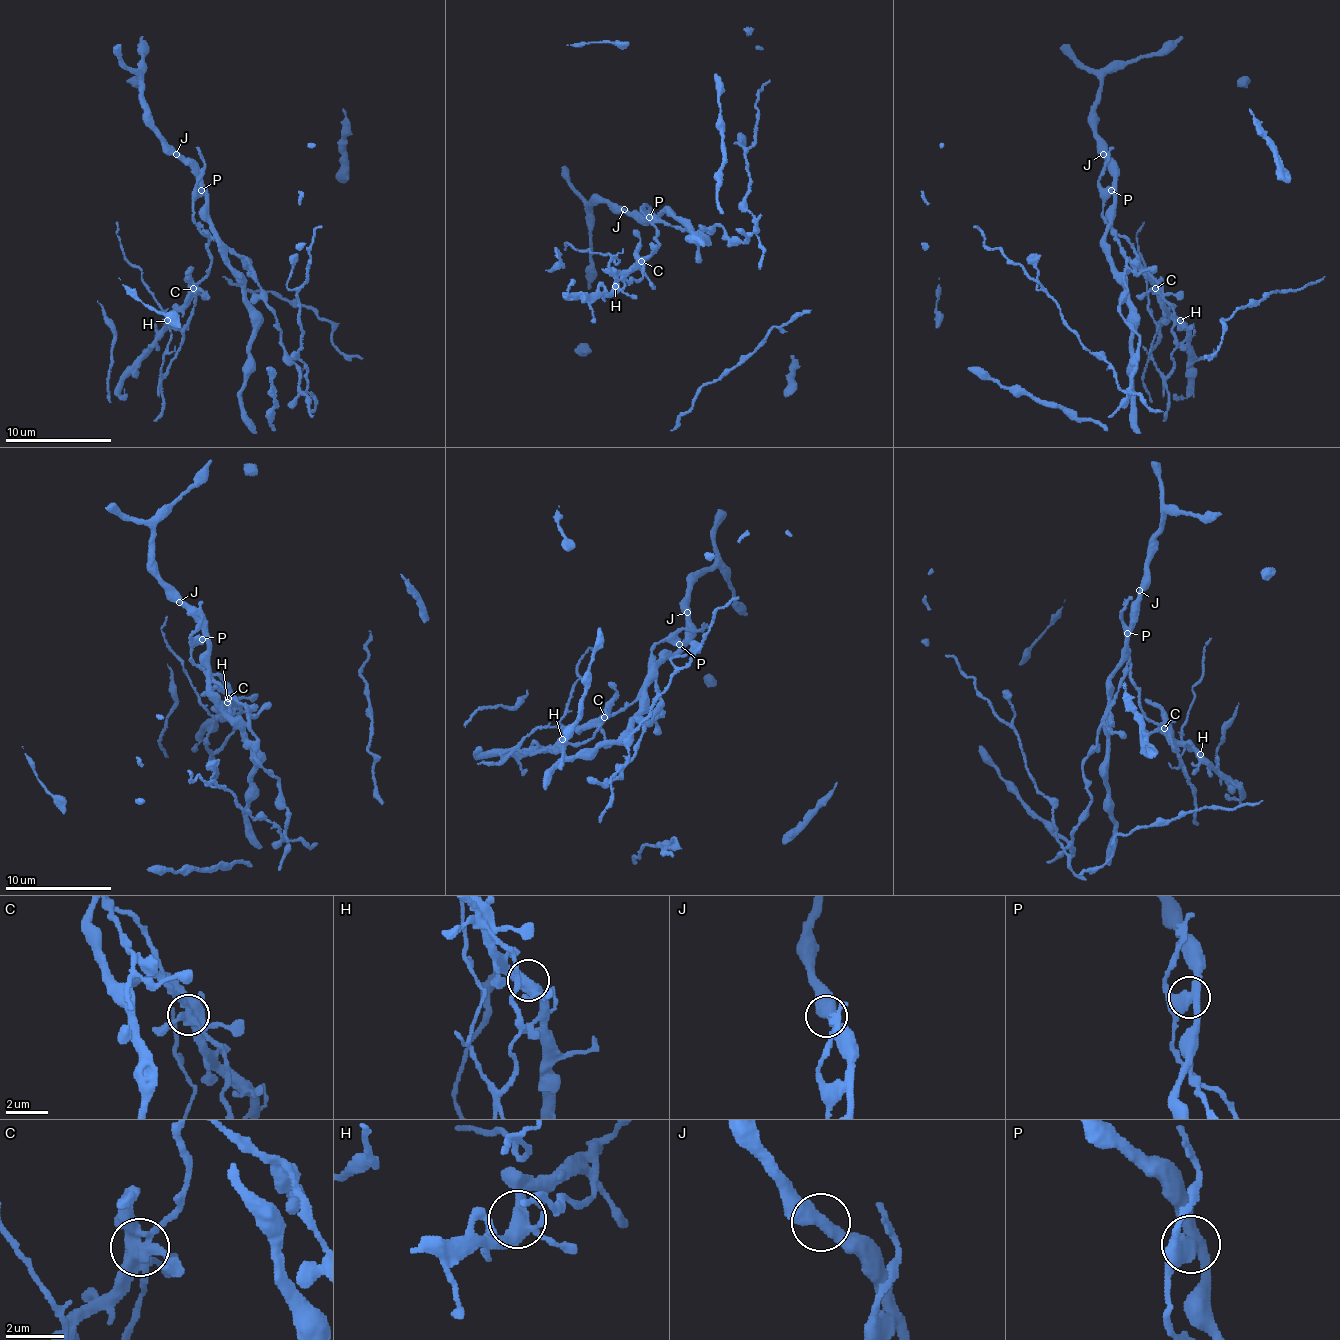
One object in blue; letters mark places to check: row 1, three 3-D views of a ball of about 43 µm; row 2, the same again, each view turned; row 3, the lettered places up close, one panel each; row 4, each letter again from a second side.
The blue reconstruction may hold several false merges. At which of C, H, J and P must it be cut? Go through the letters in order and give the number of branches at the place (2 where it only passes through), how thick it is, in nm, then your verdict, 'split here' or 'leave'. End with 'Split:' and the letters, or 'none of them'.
C: 7 branches meet; 480 nm thick; split here
H: 4 branches meet; 400 nm thick; leave
J: 2 branches meet; 500 nm thick; leave
P: 3 branches meet; 420 nm thick; split here
Split: C, P

